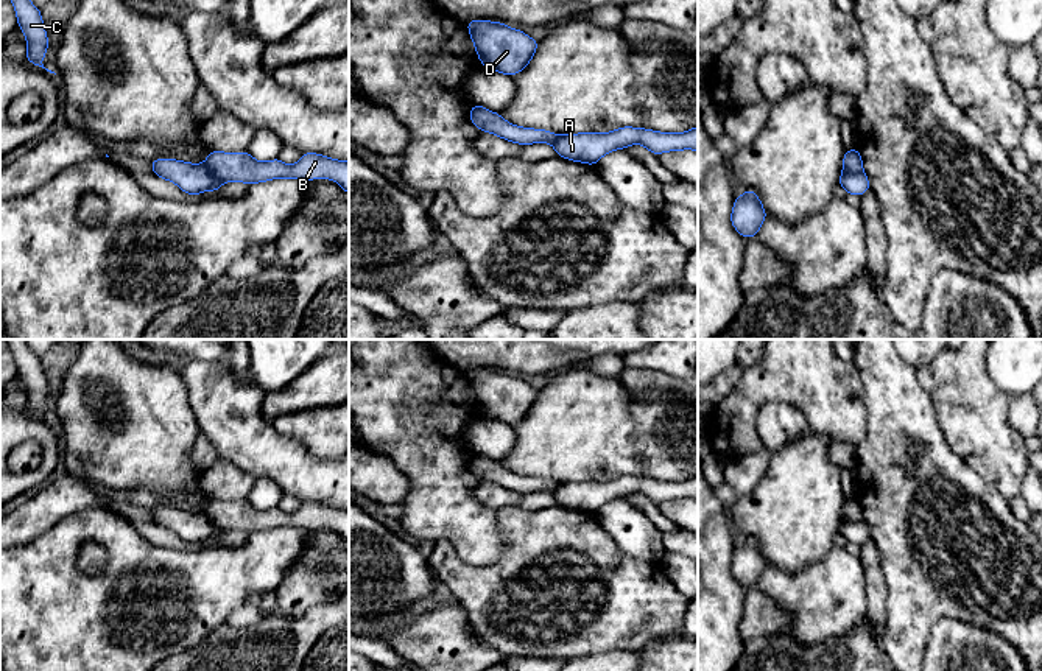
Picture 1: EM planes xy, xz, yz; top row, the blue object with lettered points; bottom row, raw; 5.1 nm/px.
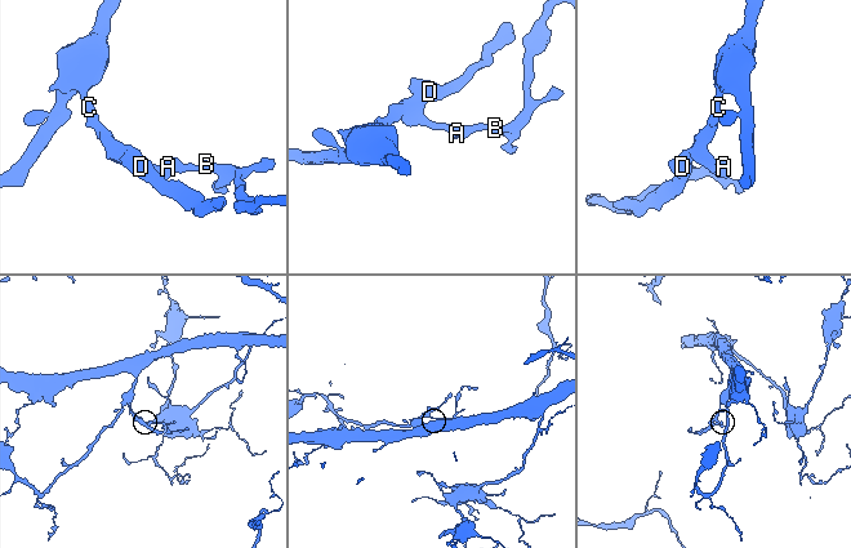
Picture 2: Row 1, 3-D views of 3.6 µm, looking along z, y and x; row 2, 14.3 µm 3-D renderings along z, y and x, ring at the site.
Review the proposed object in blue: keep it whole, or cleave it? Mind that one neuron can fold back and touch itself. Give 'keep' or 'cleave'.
cleave

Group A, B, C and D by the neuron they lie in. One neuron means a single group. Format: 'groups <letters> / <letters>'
groups A B / C D

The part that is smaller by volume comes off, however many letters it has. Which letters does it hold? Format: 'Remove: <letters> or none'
Remove: A, B

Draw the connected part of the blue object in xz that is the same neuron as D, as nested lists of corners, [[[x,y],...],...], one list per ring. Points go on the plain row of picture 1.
[[[469,369],[466,375],[483,416],[502,423],[520,422],[539,395],[526,381],[503,371]]]

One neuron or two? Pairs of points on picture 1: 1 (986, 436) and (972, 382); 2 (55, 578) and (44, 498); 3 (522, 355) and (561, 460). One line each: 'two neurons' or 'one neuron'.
1: one neuron
2: two neurons
3: two neurons

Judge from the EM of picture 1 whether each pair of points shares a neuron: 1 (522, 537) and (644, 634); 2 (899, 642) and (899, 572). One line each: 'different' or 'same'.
1: same
2: same

